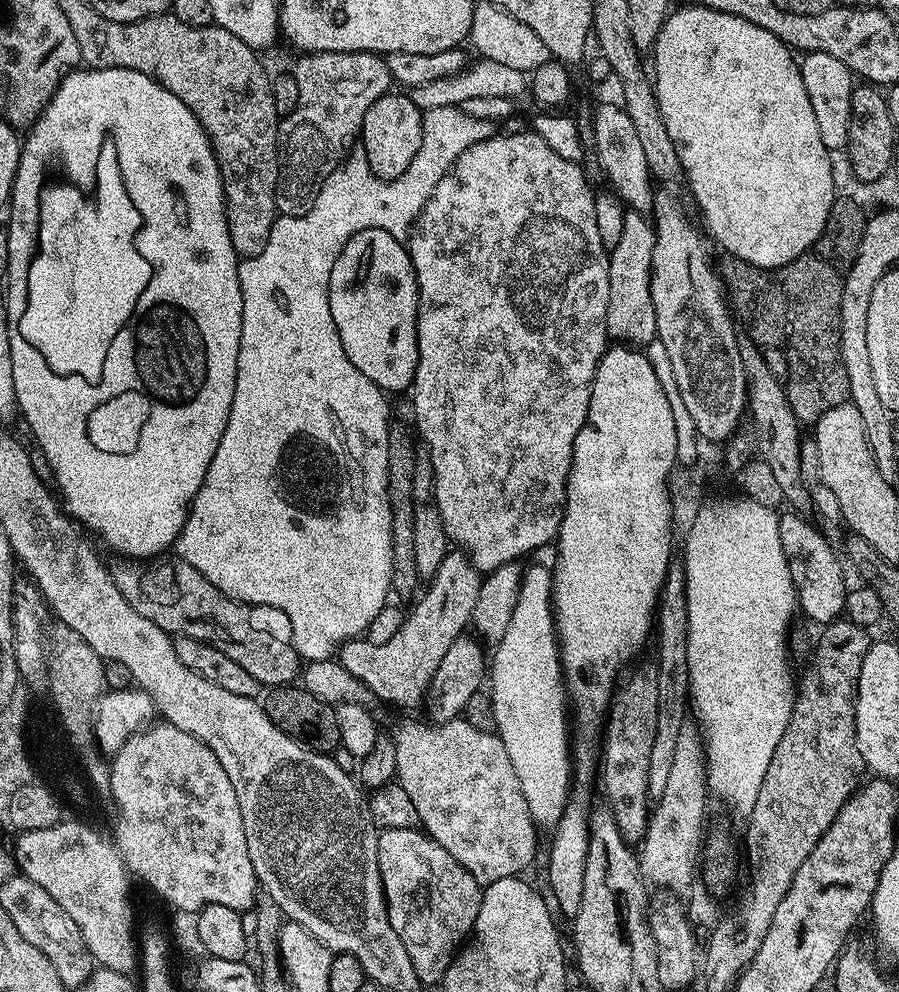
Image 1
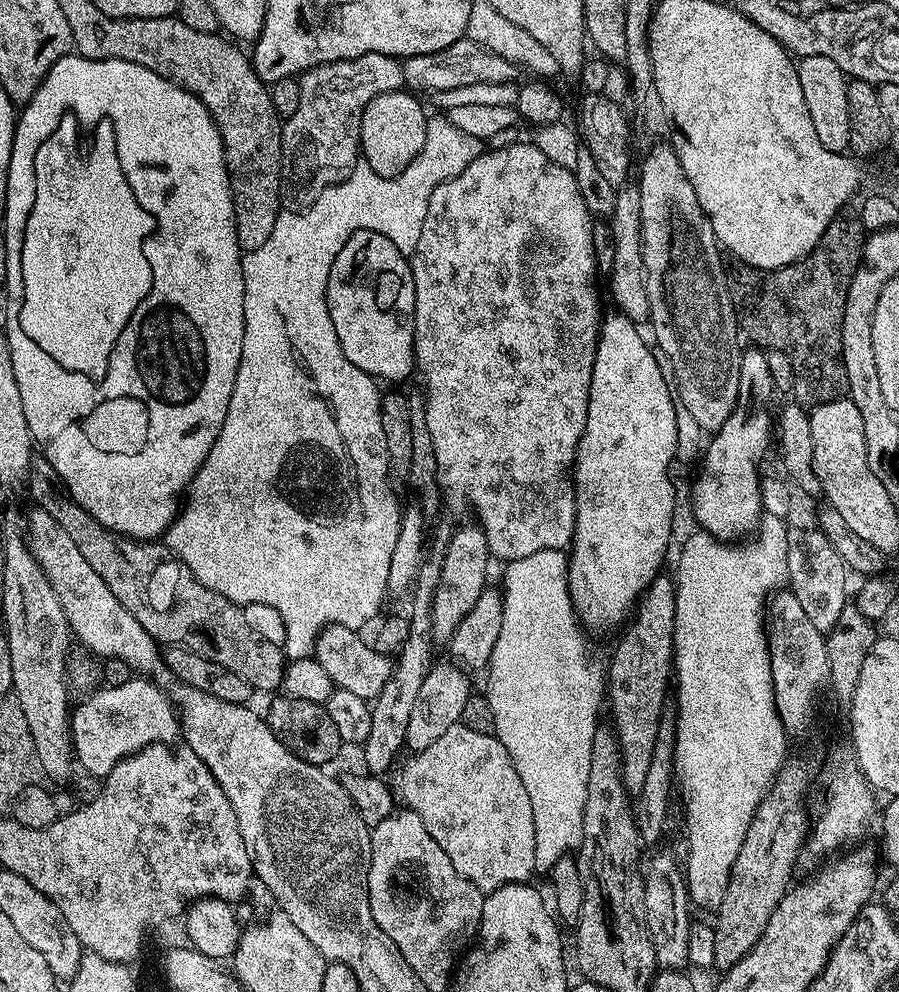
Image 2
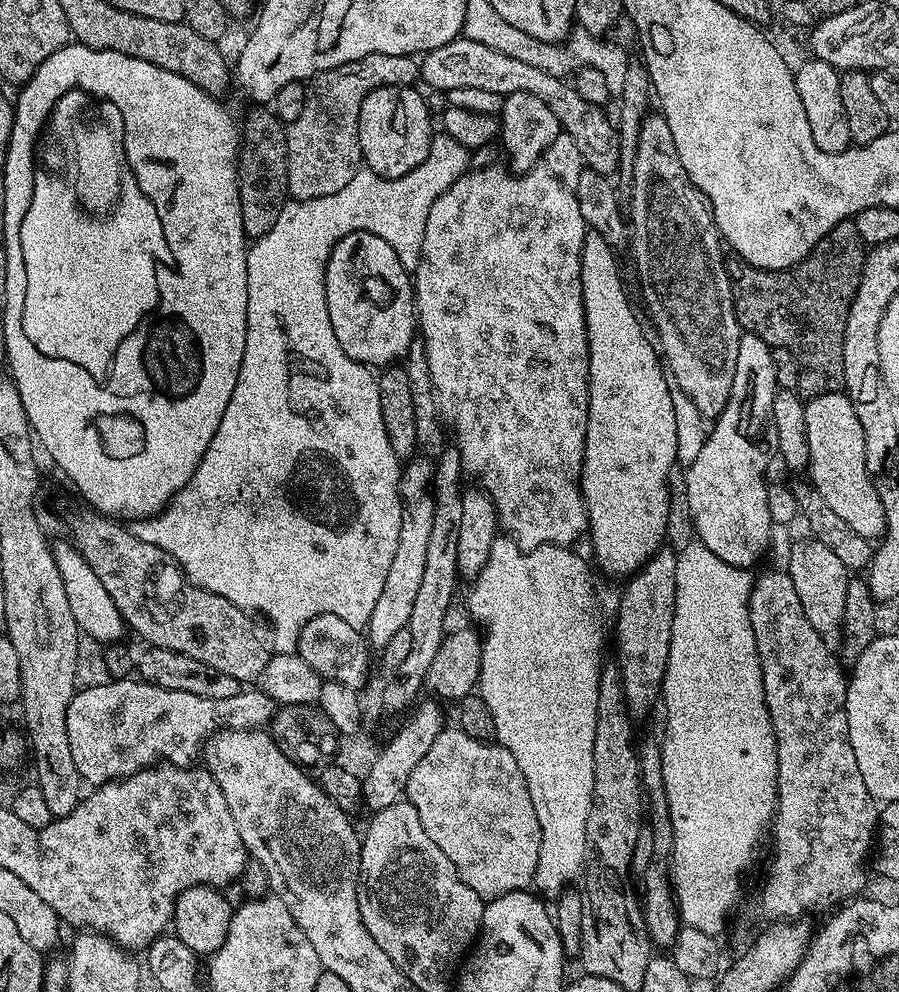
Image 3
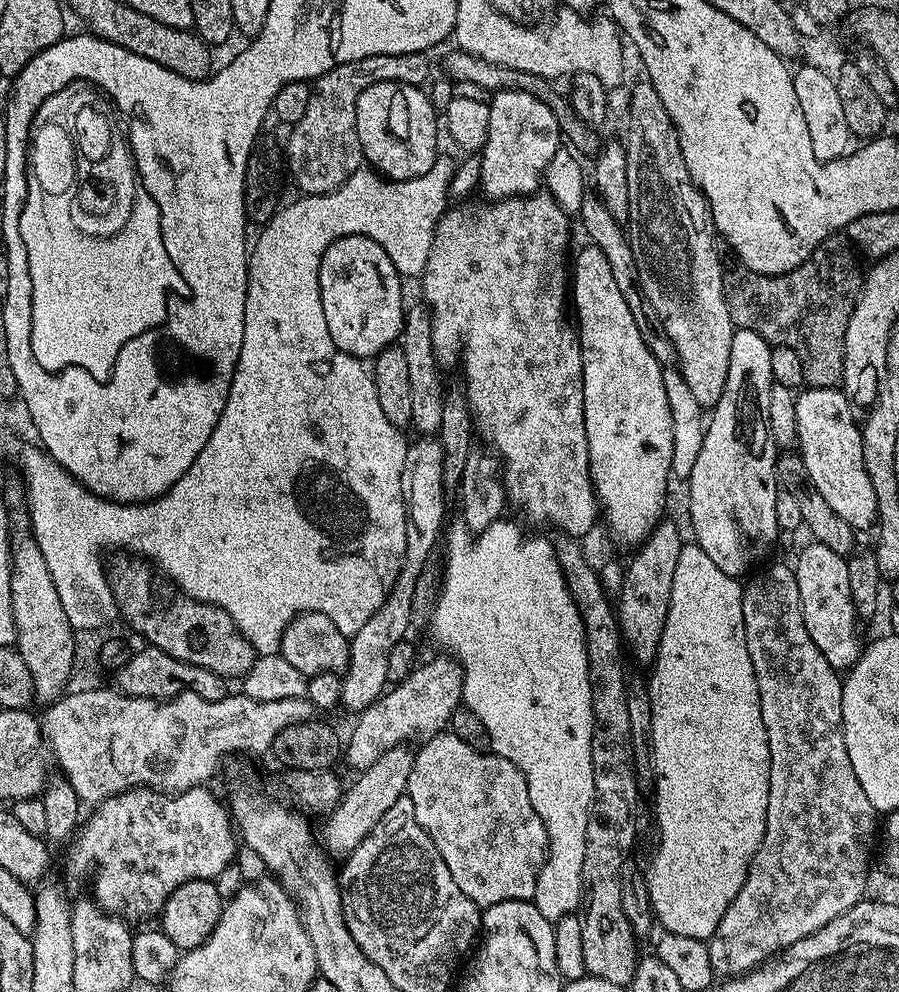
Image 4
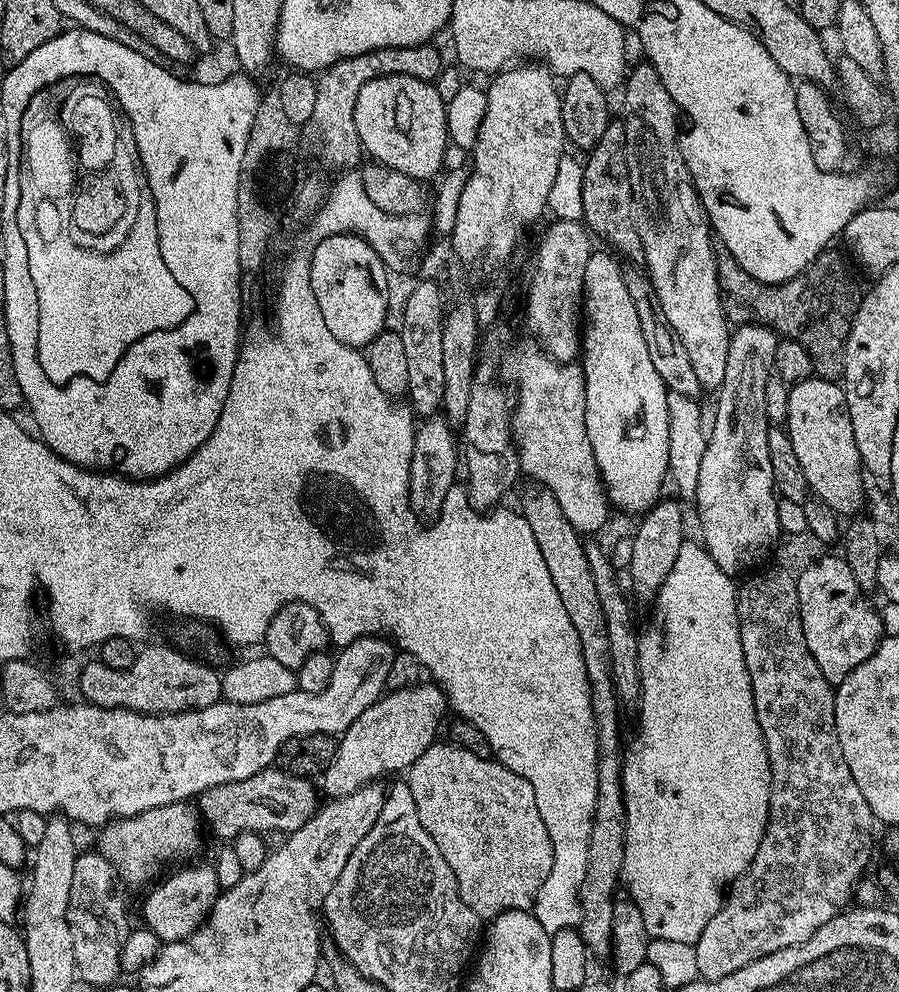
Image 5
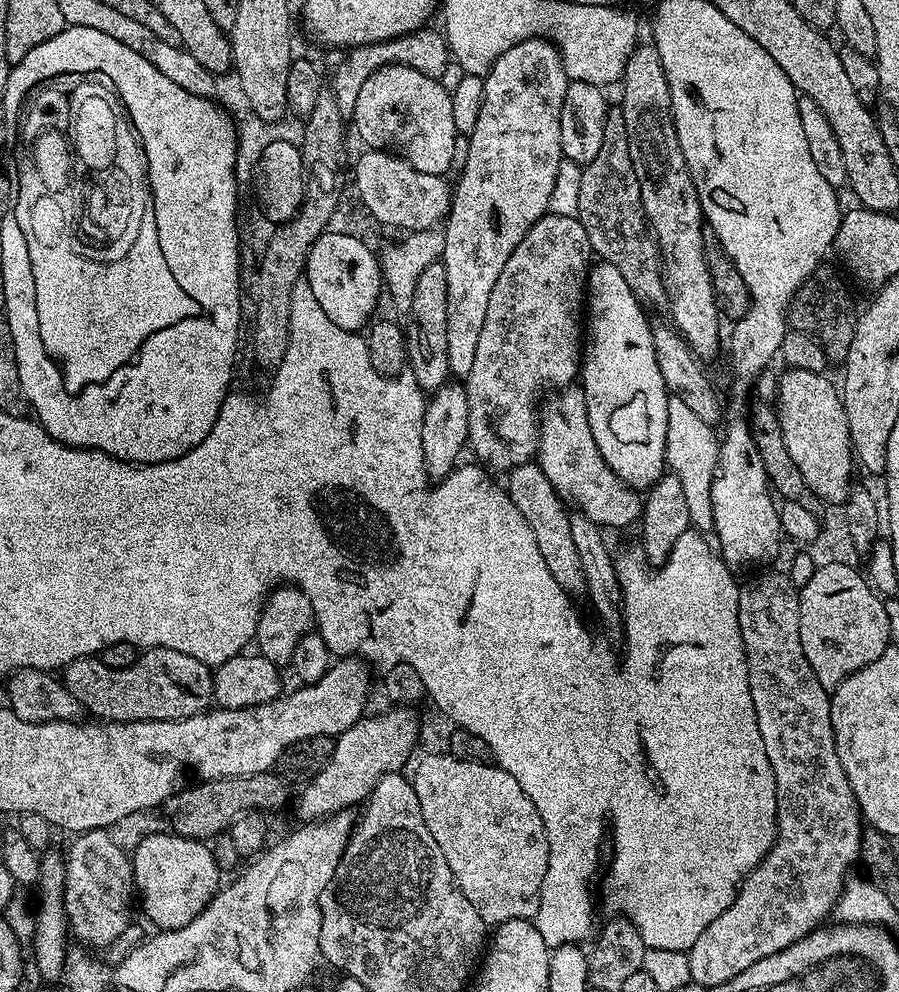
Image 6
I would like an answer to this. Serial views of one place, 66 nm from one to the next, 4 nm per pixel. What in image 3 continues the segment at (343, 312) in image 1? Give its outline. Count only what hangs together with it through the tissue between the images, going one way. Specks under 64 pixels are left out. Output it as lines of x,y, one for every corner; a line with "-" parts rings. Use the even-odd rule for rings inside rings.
356,231
337,242
327,262
327,274
324,275
324,303
330,314
331,329
334,330
336,341
343,352
359,364
374,368
393,365
405,357
416,338
418,317
409,269
402,266
394,248
376,234

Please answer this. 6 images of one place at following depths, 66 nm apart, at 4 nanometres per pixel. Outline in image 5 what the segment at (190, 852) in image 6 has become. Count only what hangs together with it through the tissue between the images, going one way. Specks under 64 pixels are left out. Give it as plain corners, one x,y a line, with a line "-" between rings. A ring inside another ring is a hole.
211,863
192,864
189,868
180,868
170,873
162,880
147,889
149,892
144,900
143,923
161,942
185,940
204,925
221,894
216,869

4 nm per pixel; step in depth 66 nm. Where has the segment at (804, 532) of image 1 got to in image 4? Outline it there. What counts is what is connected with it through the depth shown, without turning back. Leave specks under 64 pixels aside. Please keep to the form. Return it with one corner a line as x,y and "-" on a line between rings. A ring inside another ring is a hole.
815,542
808,545
796,556
794,571
798,578
798,598
802,598
802,618
814,646
837,670
849,670
859,662
862,642
856,637
858,617
854,602
850,598
850,570
845,557
834,554
830,546

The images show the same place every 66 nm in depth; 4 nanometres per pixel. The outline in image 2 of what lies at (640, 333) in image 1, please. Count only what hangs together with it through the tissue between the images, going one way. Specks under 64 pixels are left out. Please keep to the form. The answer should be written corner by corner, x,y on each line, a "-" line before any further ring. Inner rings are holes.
627,180
617,187
615,206
608,225
615,242
612,262
608,269
610,292
619,313
637,324
648,320
649,298
645,290
644,267
641,246
641,190
639,183

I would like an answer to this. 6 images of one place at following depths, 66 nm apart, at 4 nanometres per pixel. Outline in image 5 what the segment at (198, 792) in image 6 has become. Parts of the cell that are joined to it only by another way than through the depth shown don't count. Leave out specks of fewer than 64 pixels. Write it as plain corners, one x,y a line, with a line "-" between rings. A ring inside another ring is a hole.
279,766
263,768
258,774
250,774
250,778
206,790
198,798
198,811
207,831
209,828
224,840
220,842
230,842
239,832
287,834
301,828
321,807
317,785
315,788
312,784
315,783
309,777
291,776

